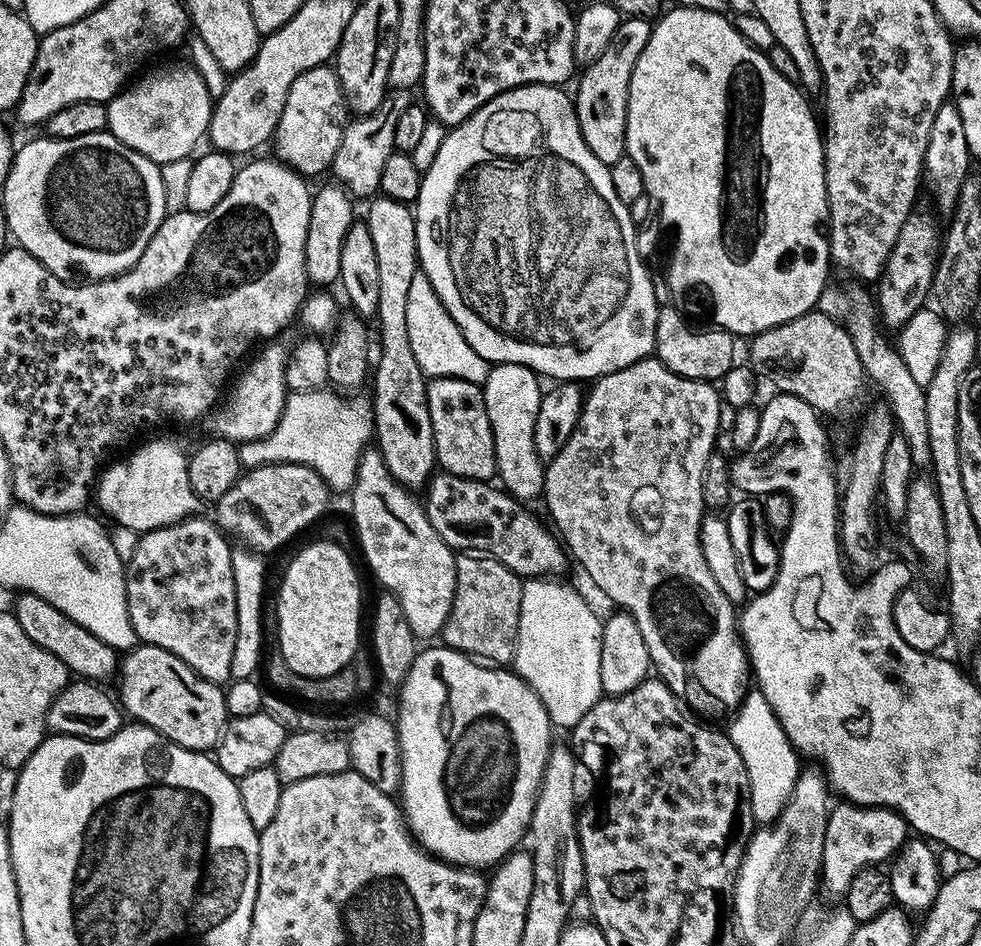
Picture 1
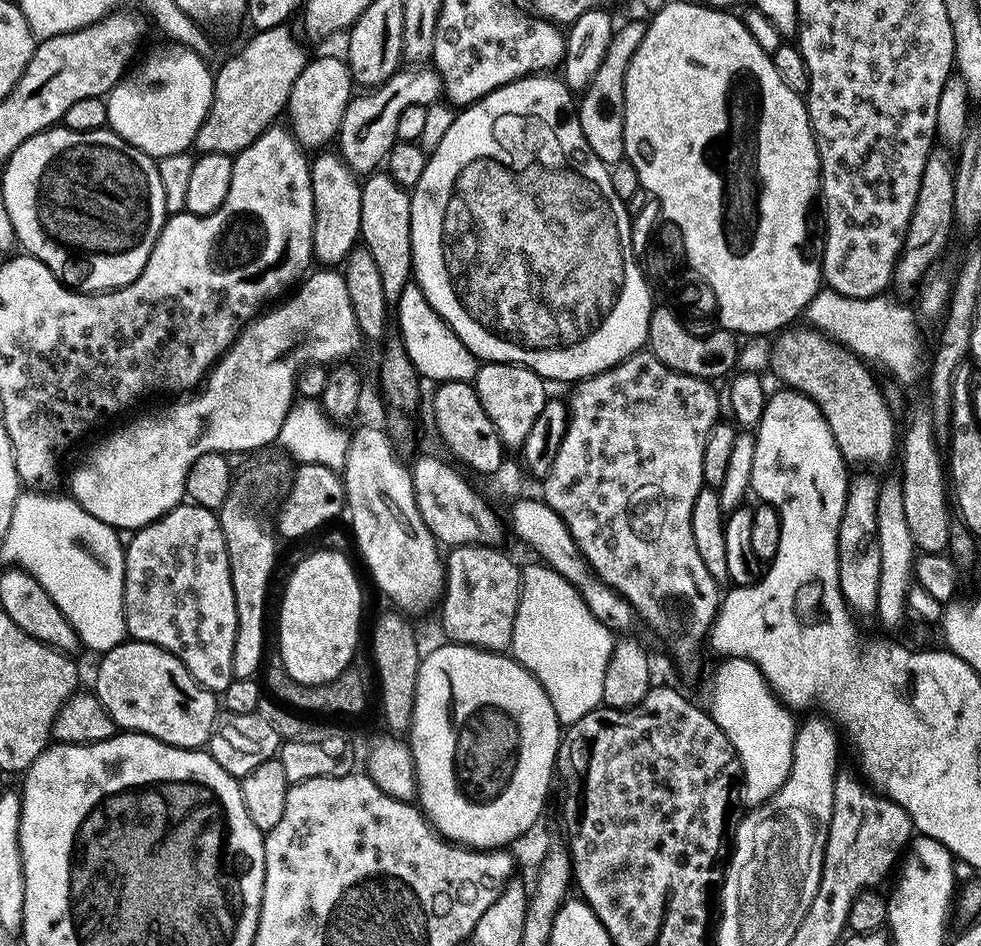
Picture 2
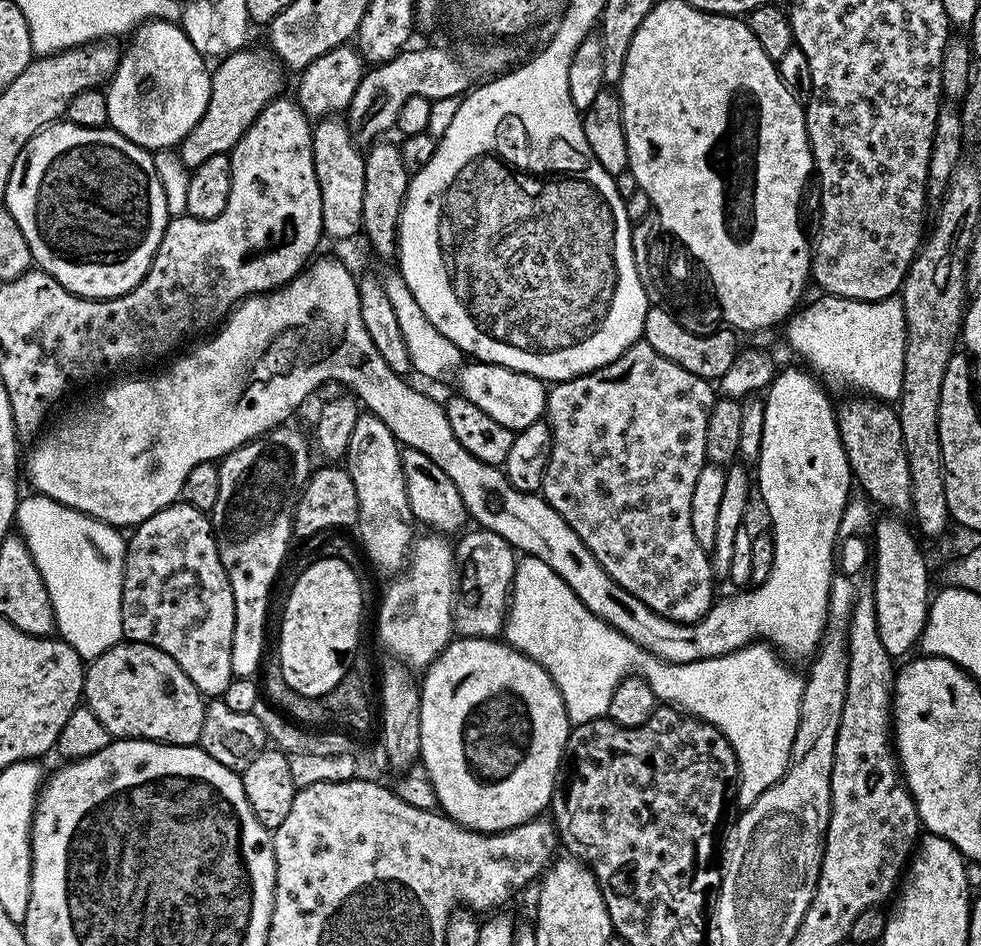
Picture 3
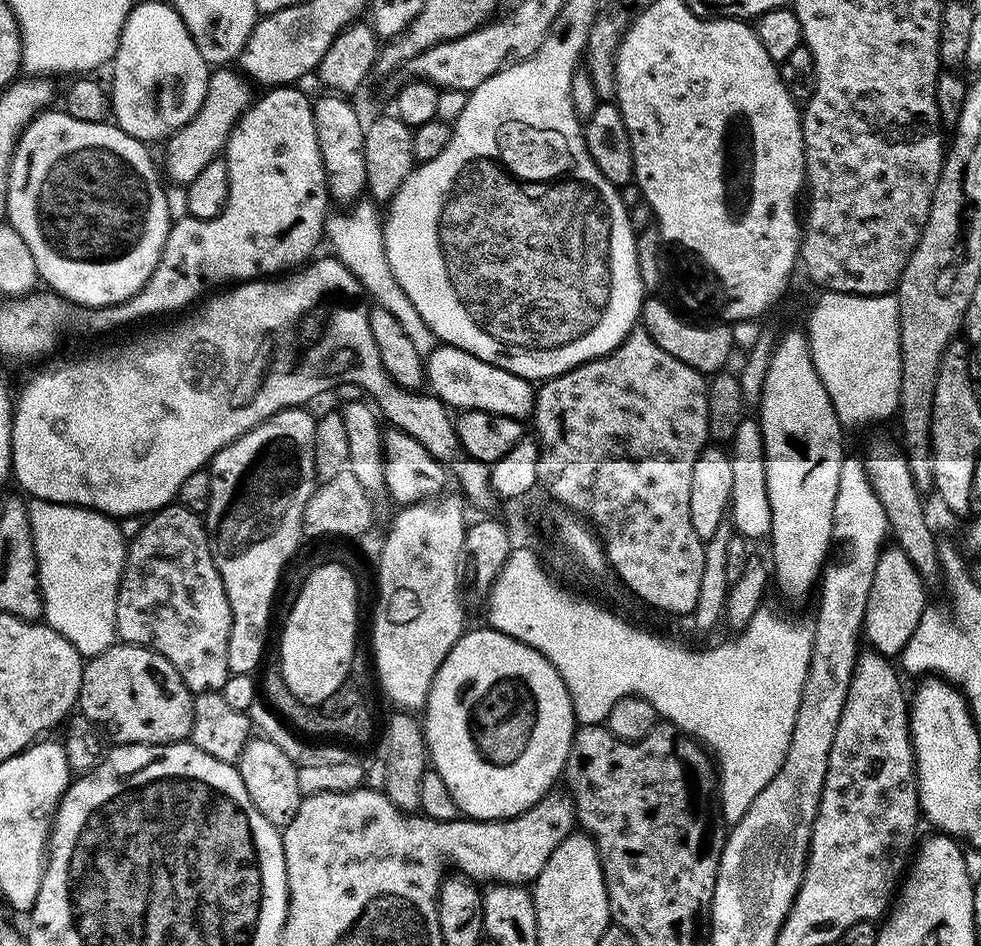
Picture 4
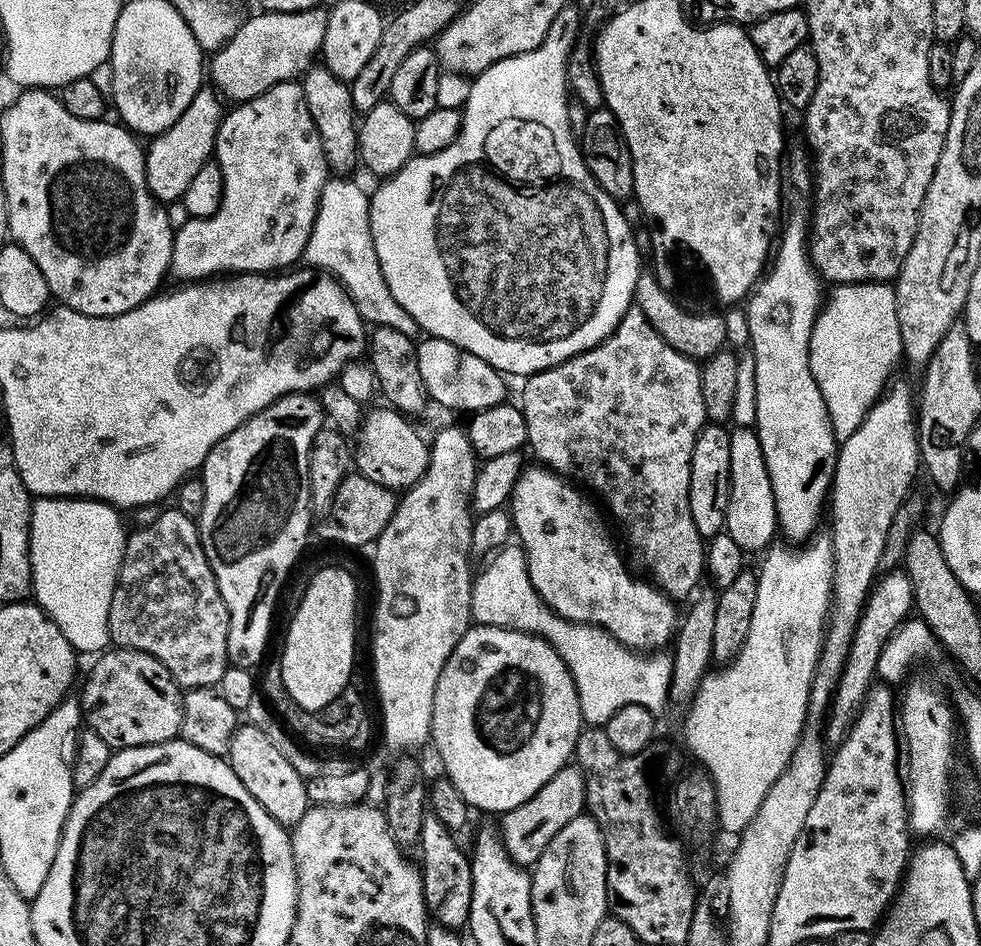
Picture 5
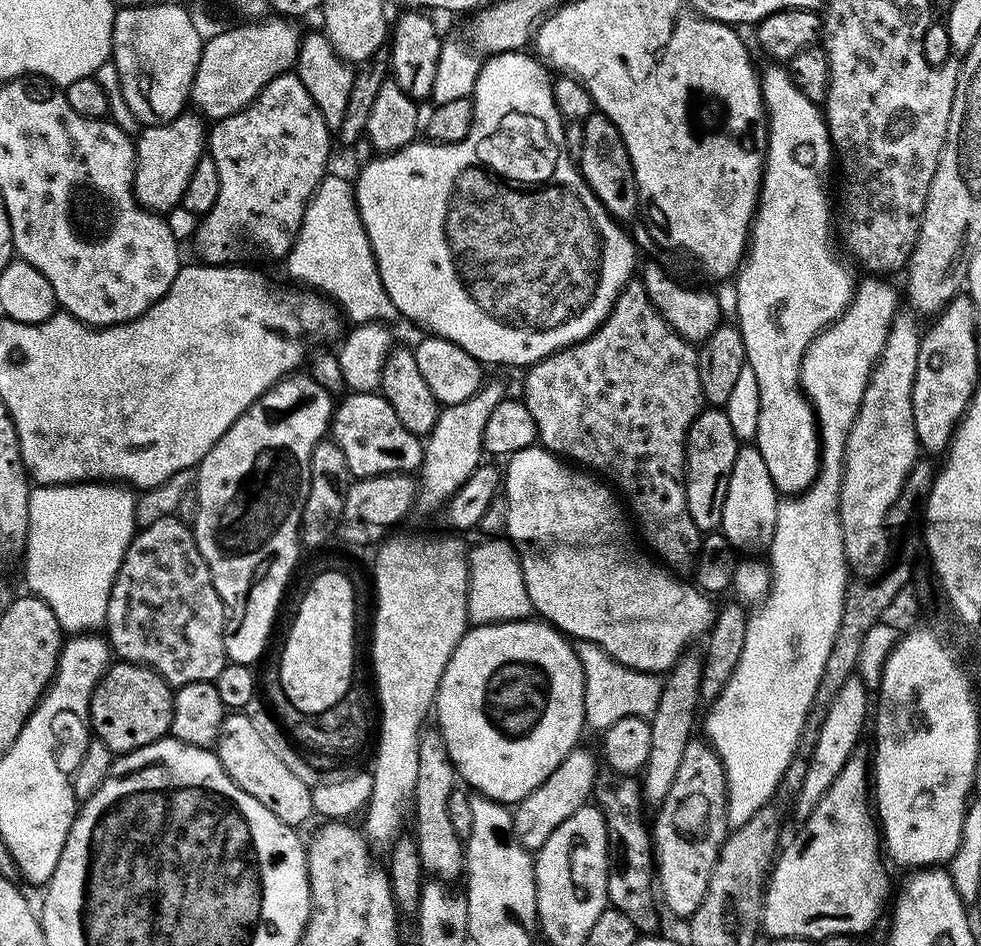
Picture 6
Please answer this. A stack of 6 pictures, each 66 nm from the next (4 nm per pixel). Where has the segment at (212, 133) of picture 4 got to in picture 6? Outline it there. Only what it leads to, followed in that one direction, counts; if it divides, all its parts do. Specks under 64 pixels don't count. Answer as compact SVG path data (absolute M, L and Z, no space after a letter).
M184 110L166 124L149 124L141 127L140 137L135 137L136 173L133 190L141 208L149 212L167 214L182 204L186 182L200 157L206 152L206 124L195 111Z

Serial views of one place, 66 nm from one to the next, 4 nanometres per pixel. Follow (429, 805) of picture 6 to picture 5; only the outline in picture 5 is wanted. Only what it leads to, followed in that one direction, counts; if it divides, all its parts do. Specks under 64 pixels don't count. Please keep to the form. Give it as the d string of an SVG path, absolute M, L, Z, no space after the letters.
M437 818L425 819L418 841L418 867L424 877L424 903L434 909L435 919L437 916L440 919L437 921L443 927L460 930L467 925L470 914L472 862L469 853L464 853L456 845L455 838L457 837Z

